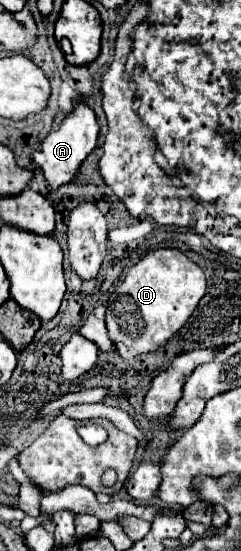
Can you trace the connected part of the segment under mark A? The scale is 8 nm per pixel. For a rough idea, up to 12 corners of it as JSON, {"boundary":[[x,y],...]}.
{"boundary":[[80,100],[32,160],[50,188],[74,178],[98,142],[94,110]]}

